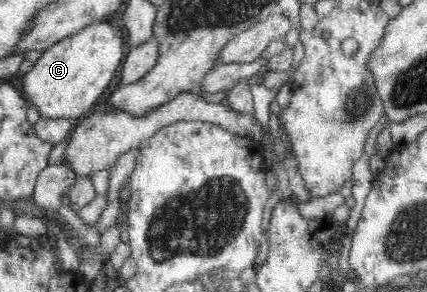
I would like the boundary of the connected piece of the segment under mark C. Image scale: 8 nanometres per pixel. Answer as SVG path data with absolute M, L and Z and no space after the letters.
M104 20L87 25L43 52L33 69L20 79L25 98L34 101L40 116L52 119L64 117L77 122L98 103L110 81L116 77L124 57L124 34L119 27Z

